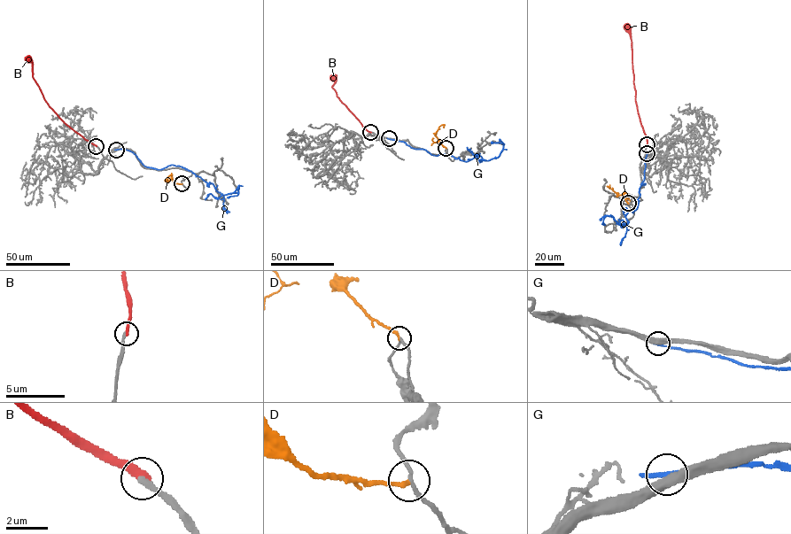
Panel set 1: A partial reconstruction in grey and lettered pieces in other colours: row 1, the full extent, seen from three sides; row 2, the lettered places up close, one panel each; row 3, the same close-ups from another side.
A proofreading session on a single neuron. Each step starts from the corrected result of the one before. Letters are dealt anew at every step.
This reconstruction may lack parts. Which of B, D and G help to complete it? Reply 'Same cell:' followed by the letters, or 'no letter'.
Same cell: no letter

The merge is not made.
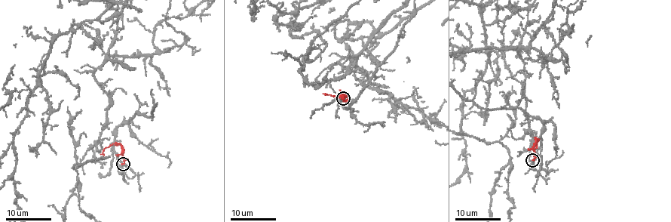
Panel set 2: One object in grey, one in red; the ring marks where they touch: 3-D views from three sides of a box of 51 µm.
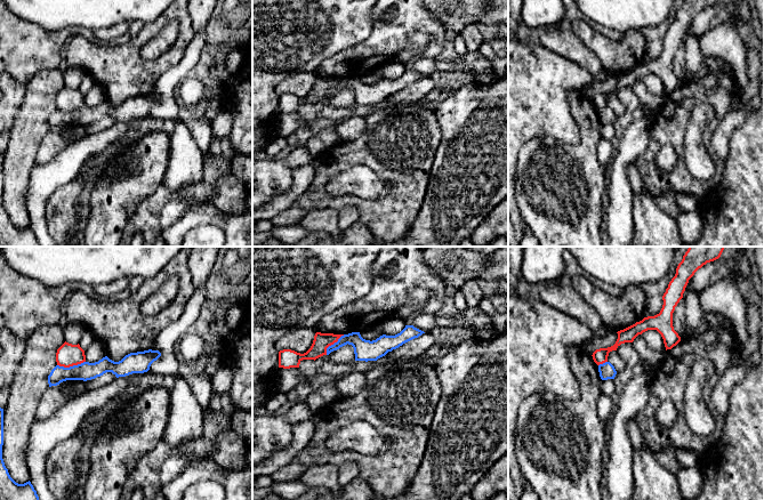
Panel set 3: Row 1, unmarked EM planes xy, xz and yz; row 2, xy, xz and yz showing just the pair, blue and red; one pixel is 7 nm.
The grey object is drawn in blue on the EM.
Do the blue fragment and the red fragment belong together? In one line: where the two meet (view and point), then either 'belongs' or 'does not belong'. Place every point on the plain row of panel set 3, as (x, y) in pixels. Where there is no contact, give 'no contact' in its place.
meets blue in xy at (71, 111); does not belong

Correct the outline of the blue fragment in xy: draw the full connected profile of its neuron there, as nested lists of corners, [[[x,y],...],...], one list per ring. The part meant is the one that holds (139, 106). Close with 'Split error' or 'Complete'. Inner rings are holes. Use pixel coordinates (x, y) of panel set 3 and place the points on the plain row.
[[[148,94],[130,97],[119,106],[114,106],[105,100],[95,107],[83,106],[70,112],[56,110],[48,120],[48,128],[51,131],[66,124],[87,126],[106,116],[112,116],[116,122],[132,118],[144,118],[150,114],[151,108],[160,100],[161,97],[159,95]]]. Complete

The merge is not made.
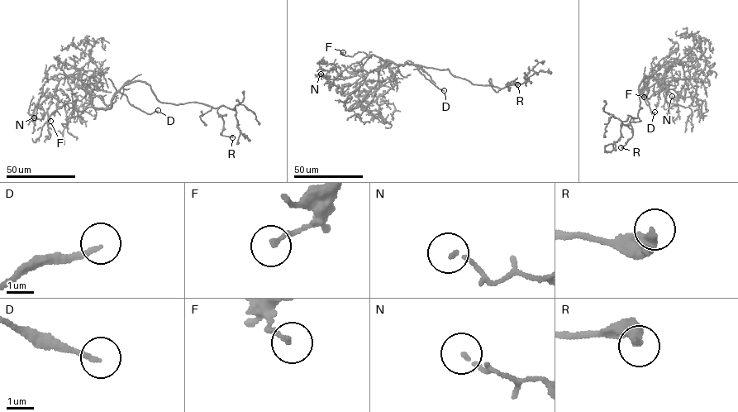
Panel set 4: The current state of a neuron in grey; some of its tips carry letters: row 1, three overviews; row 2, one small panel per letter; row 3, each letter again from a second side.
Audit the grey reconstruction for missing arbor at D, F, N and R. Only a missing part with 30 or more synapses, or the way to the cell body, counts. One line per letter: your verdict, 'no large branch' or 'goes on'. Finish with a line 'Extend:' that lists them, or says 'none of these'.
D: no large branch
F: no large branch
N: no large branch
R: no large branch
Extend: none of these

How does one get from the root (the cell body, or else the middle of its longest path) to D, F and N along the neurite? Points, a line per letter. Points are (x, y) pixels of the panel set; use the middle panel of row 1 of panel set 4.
D: (416, 65), (426, 79), (444, 90)
F: (416, 65), (407, 62), (394, 64), (373, 55), (368, 56), (363, 52), (349, 56), (342, 55), (343, 52)
N: (416, 65), (407, 62), (394, 64), (388, 59), (352, 84), (340, 88), (321, 74)

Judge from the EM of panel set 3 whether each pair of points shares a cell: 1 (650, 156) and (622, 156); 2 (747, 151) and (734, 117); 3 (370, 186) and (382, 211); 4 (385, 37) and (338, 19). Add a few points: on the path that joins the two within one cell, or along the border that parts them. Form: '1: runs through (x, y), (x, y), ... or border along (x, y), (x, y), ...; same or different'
1: border along (649, 132), (646, 147), (633, 160); different
2: border along (747, 112), (744, 121), (731, 136), (729, 152); different
3: border along (391, 184), (391, 190), (377, 199), (355, 195); different
4: border along (371, 11), (370, 34), (348, 47); different

